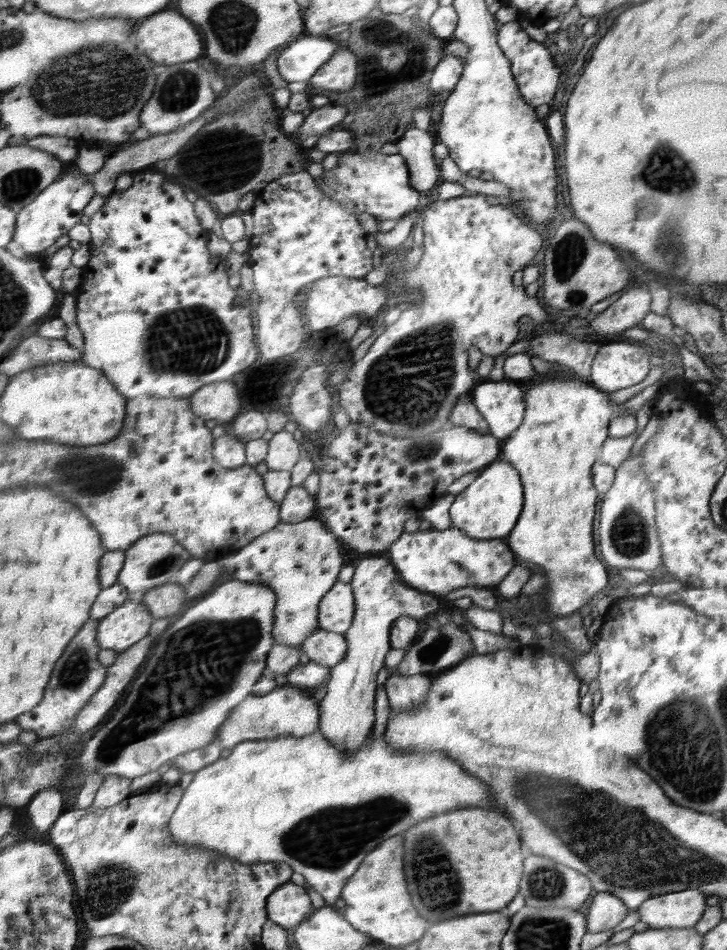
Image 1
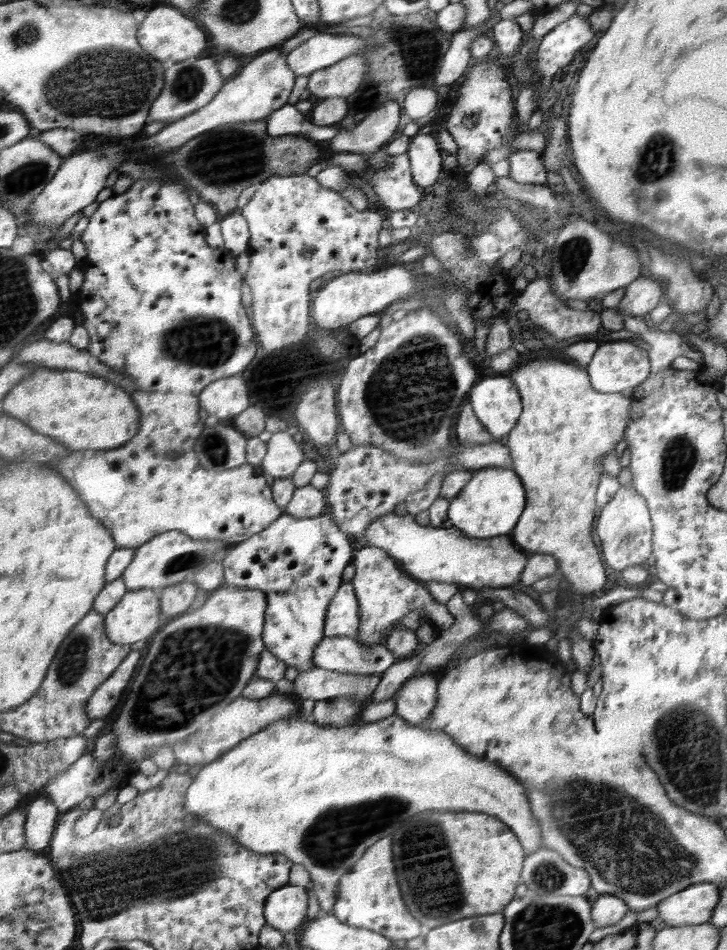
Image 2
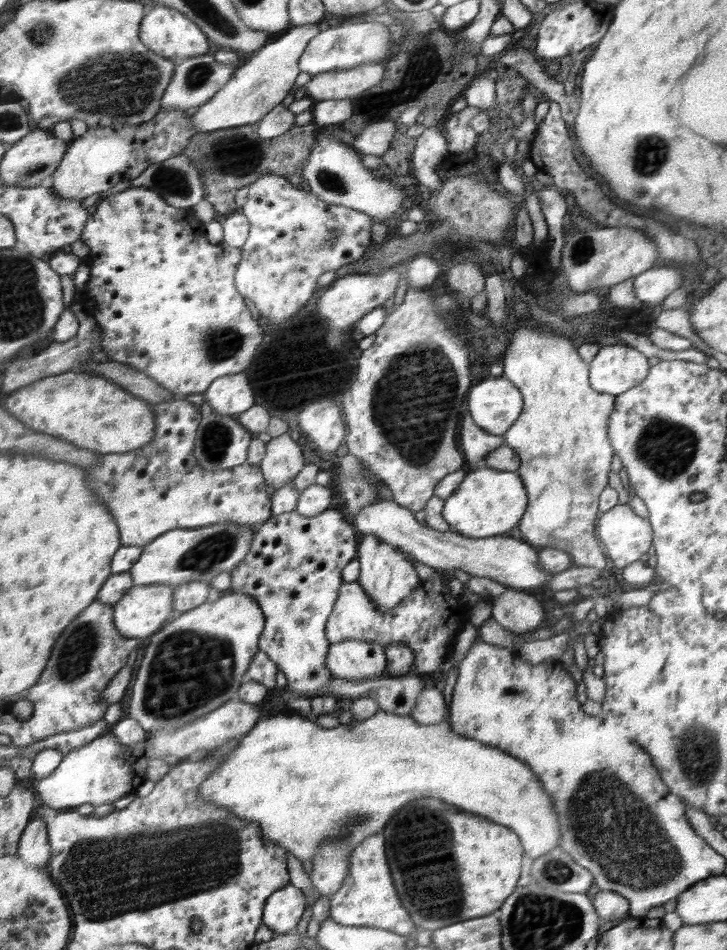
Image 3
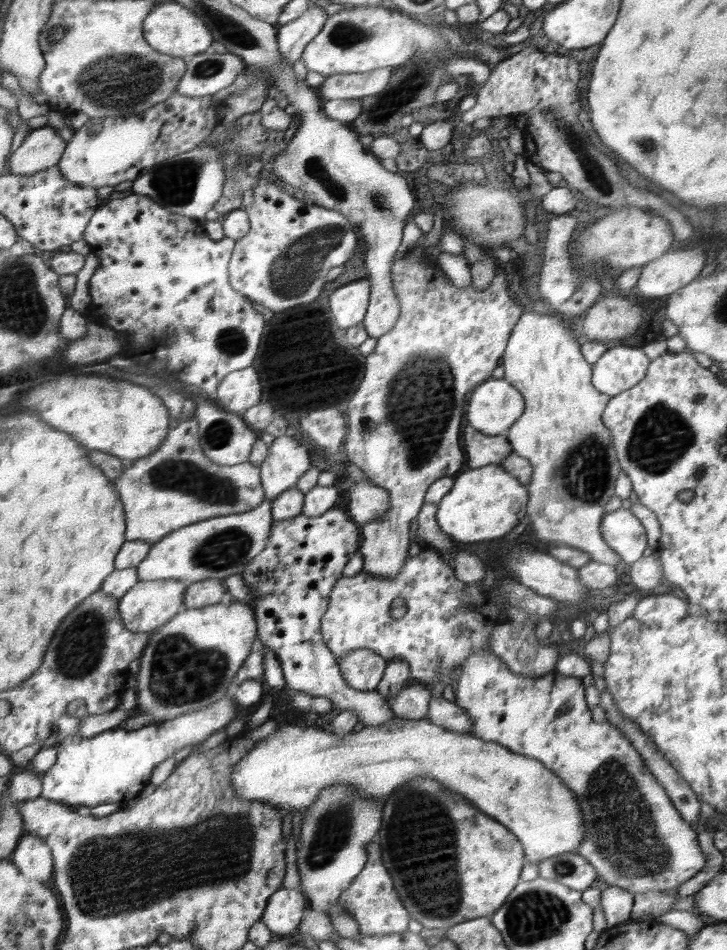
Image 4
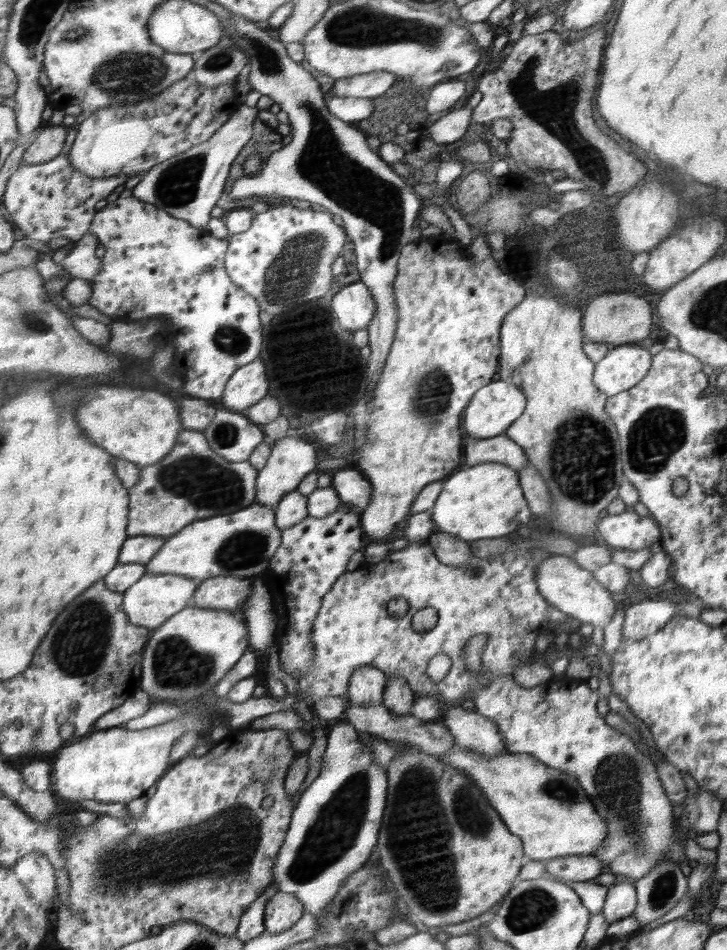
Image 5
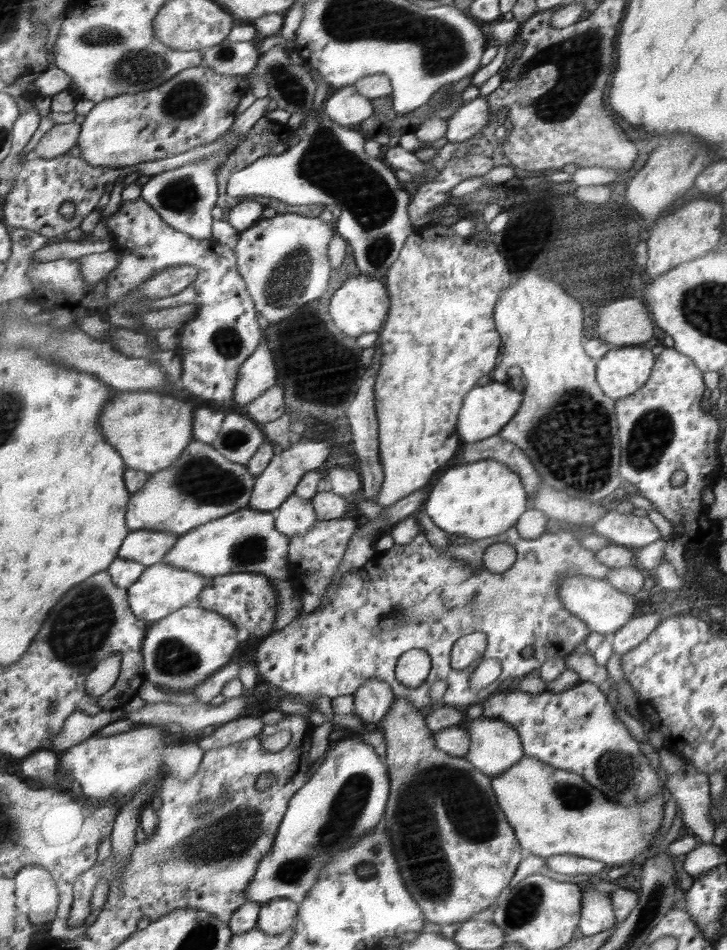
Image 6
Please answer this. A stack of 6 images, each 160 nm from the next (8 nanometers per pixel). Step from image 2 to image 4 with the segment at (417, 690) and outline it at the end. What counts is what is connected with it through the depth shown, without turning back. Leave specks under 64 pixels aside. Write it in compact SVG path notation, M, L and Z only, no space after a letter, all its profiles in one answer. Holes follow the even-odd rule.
M432 696L425 716L432 724L441 725L450 731L470 734L473 725L471 716L455 703L445 700L443 696Z

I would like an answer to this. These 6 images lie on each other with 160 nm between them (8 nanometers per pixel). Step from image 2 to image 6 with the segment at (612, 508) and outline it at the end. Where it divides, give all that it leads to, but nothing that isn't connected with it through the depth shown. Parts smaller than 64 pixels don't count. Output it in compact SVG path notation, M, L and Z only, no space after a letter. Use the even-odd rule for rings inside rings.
M616 510L608 511L594 523L594 532L604 536L612 544L634 548L648 547L660 540L658 528L648 516L638 517L633 513L622 514Z

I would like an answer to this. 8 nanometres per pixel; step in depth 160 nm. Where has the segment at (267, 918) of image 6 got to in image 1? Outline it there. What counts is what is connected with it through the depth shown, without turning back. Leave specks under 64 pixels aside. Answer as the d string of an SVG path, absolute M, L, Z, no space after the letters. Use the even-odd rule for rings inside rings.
M290 881L284 887L278 887L268 898L269 921L288 929L308 918L312 914L312 908L305 886L296 886Z

